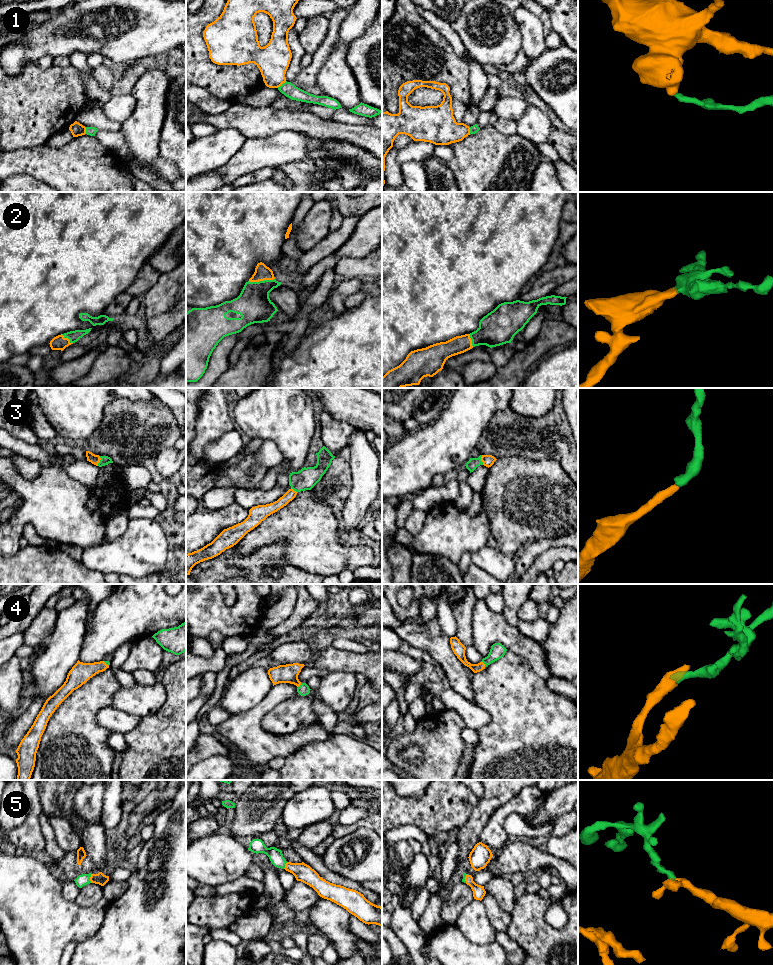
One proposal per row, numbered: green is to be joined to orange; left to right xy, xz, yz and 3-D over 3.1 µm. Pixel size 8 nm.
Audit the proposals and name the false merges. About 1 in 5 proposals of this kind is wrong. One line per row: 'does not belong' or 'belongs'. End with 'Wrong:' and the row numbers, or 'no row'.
1: does not belong
2: belongs
3: belongs
4: belongs
5: belongs
Wrong: 1

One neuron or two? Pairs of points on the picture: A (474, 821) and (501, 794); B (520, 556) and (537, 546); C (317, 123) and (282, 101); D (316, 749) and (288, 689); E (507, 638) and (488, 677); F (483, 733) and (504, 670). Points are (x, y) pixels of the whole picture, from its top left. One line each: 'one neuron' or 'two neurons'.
A: one neuron
B: one neuron
C: two neurons
D: two neurons
E: two neurons
F: one neuron

